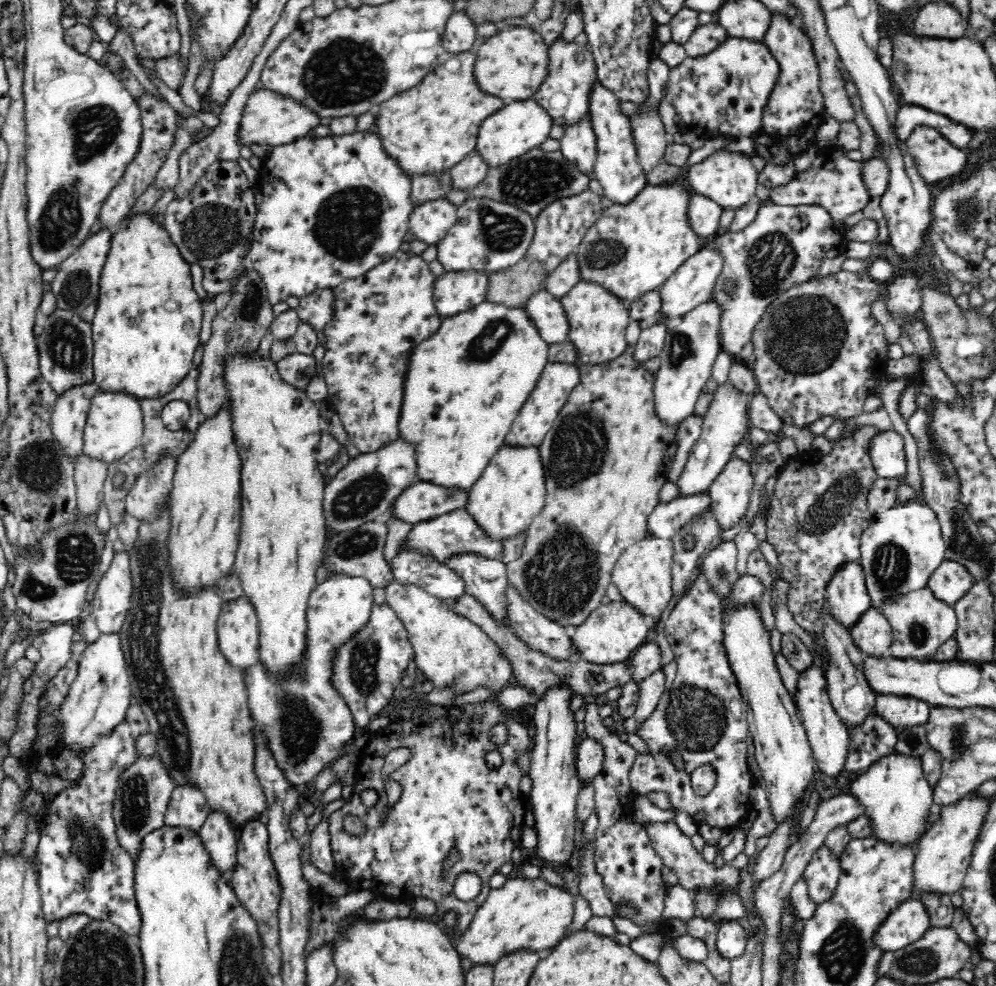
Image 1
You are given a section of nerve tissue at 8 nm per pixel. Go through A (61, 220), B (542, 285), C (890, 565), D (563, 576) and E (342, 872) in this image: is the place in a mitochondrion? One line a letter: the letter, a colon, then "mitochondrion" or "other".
A: mitochondrion
B: other
C: mitochondrion
D: mitochondrion
E: other

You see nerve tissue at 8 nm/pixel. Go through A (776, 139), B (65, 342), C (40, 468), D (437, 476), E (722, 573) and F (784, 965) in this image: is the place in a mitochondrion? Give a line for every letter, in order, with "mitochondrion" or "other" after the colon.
A: other
B: mitochondrion
C: mitochondrion
D: other
E: mitochondrion
F: other

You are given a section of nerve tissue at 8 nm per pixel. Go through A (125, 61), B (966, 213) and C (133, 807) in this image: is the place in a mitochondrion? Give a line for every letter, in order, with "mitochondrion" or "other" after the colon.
A: other
B: mitochondrion
C: mitochondrion

